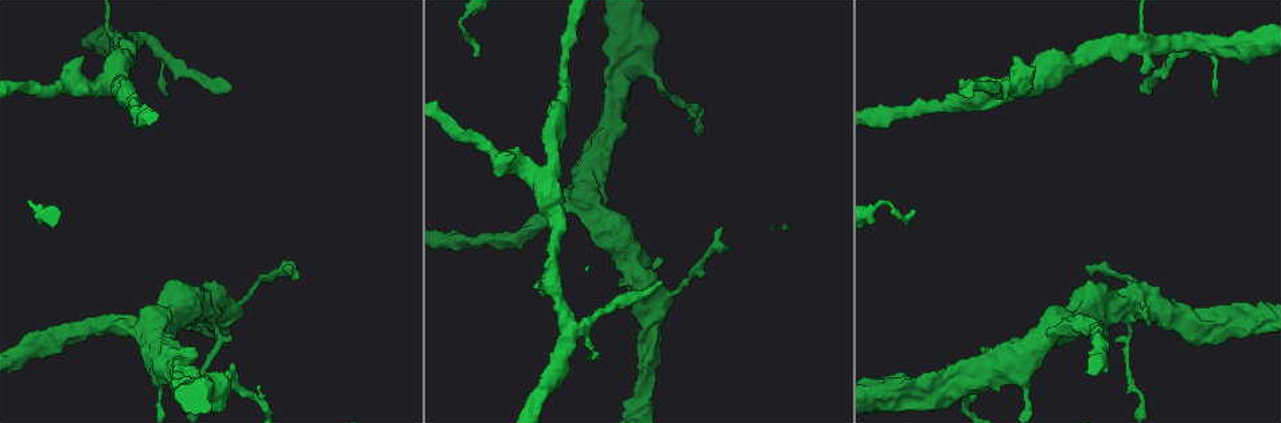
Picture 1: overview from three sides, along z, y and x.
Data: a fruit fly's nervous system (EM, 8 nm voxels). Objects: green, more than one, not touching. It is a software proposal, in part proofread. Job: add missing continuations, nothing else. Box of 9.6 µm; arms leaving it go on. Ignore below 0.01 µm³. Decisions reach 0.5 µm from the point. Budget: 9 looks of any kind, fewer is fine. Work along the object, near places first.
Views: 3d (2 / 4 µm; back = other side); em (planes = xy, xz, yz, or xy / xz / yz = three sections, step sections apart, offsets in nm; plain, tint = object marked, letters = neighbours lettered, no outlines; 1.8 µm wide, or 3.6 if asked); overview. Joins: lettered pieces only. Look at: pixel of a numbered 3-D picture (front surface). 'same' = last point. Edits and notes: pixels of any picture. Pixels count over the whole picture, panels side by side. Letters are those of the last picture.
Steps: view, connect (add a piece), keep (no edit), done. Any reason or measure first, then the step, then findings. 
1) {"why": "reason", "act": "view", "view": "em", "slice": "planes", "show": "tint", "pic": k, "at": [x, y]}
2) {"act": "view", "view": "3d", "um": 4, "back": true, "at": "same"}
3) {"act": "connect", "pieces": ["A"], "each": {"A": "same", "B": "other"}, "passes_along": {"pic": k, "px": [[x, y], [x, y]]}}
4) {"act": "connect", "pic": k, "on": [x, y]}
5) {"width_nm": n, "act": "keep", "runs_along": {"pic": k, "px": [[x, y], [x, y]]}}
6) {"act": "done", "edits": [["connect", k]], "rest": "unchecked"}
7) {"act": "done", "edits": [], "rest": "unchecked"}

{"why": "free end", "act": "view", "view": "3d", "um": 2, "pic": 1, "at": [1217, 96]}

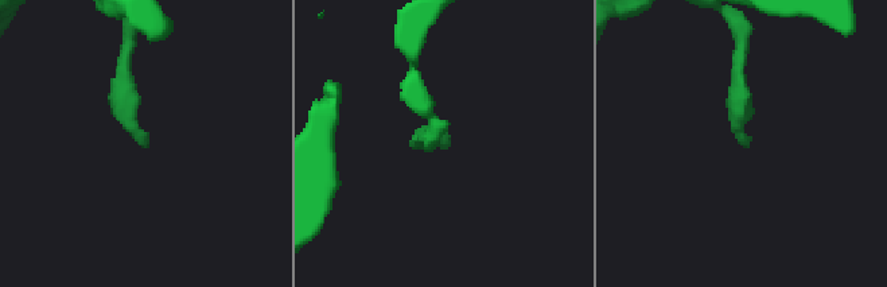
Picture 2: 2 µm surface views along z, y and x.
{"why": "now the EM", "act": "view", "view": "em", "slice": "planes", "show": "letters", "pic": 2, "at": [146, 143]}

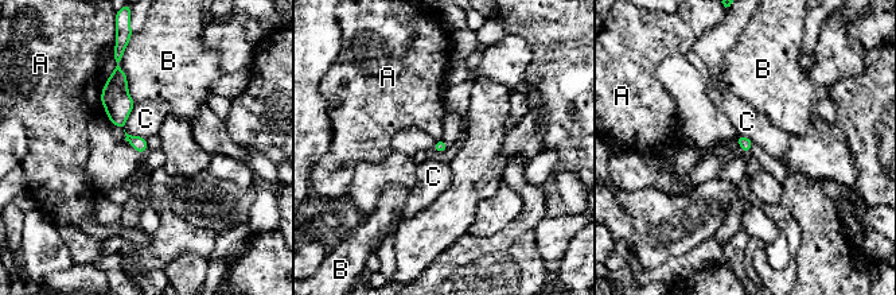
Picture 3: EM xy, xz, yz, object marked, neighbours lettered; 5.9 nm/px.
{"act": "keep", "each": {"A": "other", "B": "other", "C": "other"}, "border": {"pic": 3, "px": [[135, 104], [124, 129], [145, 139]]}, "found": "none of them fits"}

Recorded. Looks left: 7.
{"why": "free end", "act": "view", "view": "em", "slice": "planes", "show": "letters", "pic": 1, "at": [1138, 88]}

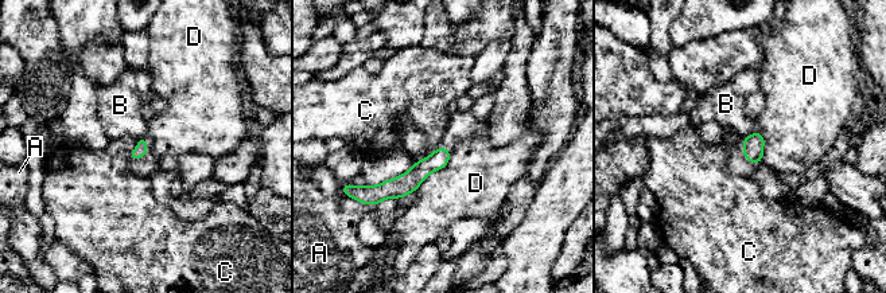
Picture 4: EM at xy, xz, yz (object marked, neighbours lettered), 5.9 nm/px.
{"act": "keep", "each": {"A": "other", "B": "other", "C": "other", "D": "other"}, "runs_along": {"pic": 4, "px": [[445, 151], [403, 186], [375, 191]]}, "found": "no lettered piece goes on from it"}

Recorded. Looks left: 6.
{"why": "sudden change in width", "act": "view", "view": "3d", "um": 4, "pic": 1, "at": [110, 79]}

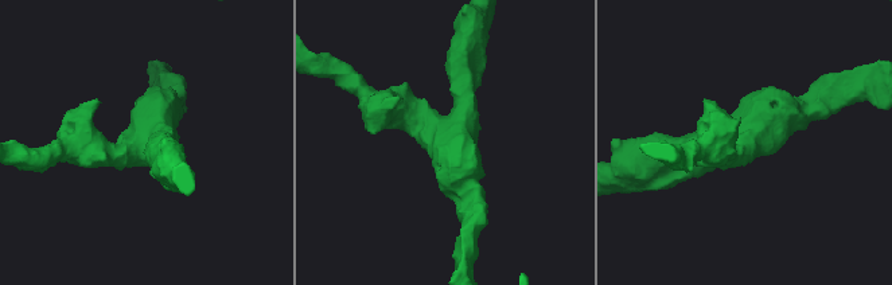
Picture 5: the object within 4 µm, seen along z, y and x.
{"arms": 3, "arm_widths_nm": [300, 320, 340], "act": "view", "view": "em", "slice": "planes", "show": "plain", "pic": 5, "at": [446, 136]}

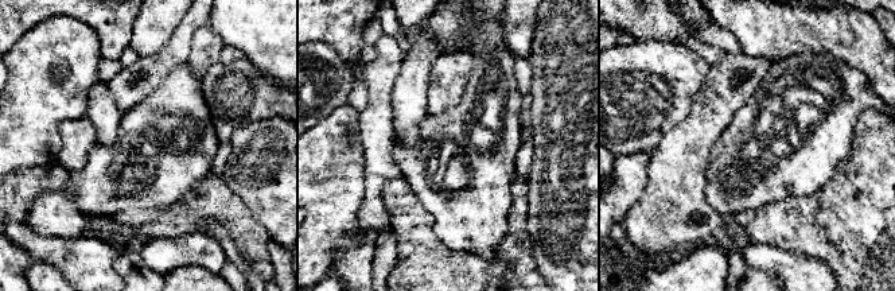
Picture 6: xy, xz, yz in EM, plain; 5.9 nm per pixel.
{"act": "view", "view": "em", "slice": "planes", "show": "letters", "at": "same"}

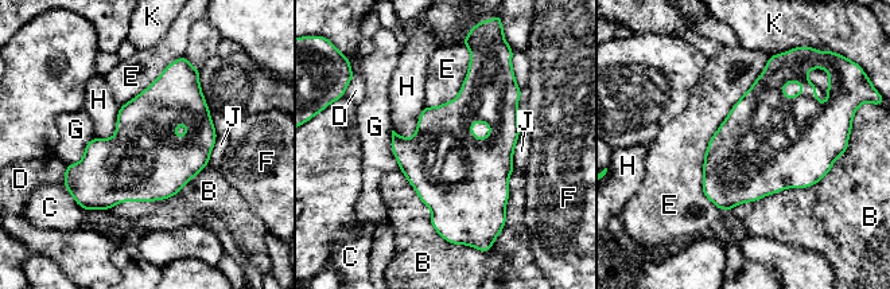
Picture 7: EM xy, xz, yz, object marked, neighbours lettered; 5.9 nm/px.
{"longest_contact_nm": ["E", 950], "act": "keep", "each": {"B": "other", "C": "other", "D": "other", "E": "other", "F": "other", "G": "other", "H": "other", "J": "other", "K": "other"}, "found": "no lettered piece goes on from it"}

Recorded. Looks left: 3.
{"why": "calibre changes", "act": "view", "view": "em", "slice": "planes", "show": "plain", "pic": 1, "at": [468, 17]}

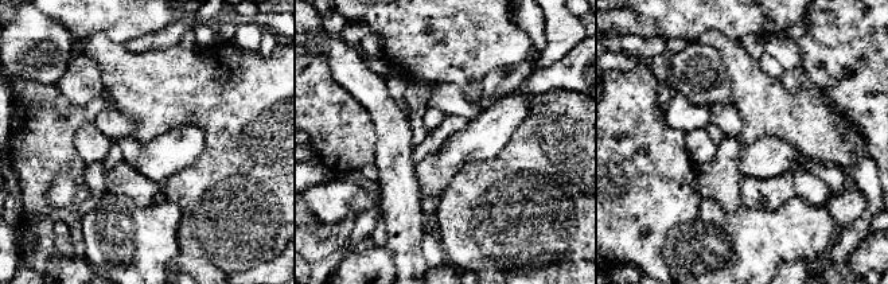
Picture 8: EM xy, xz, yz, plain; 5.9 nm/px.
{"act": "view", "view": "em", "slice": "planes", "show": "tint", "at": "same"}

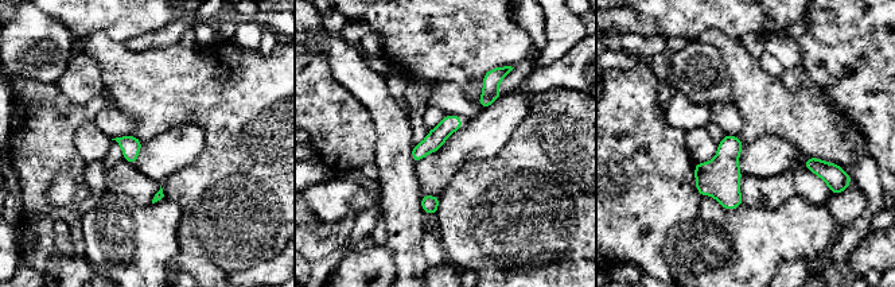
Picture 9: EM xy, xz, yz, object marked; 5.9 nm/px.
{"why": "what lies round it", "act": "view", "view": "em", "slice": "planes", "show": "letters", "at": "same"}

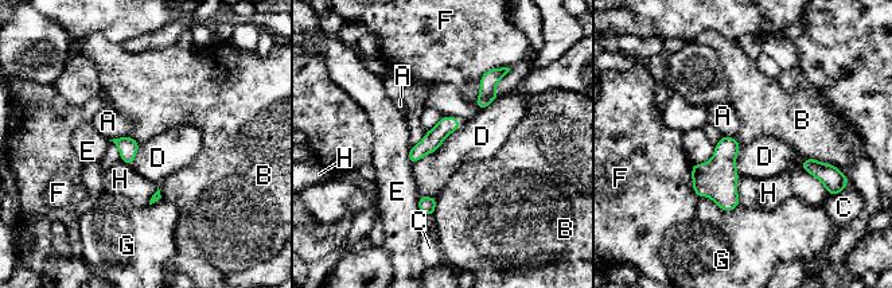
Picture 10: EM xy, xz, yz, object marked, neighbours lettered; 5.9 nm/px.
{"width_nm": 110, "act": "keep", "each": {"A": "other", "B": "other", "C": "other", "D": "other", "E": "other", "F": "other", "G": "other", "H": "other"}, "border": {"pic": 10, "px": [[462, 127], [413, 164]]}, "found": "no lettered piece goes on from it"}

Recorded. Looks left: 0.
{"act": "done", "edits": [], "rest": "unchecked"}

